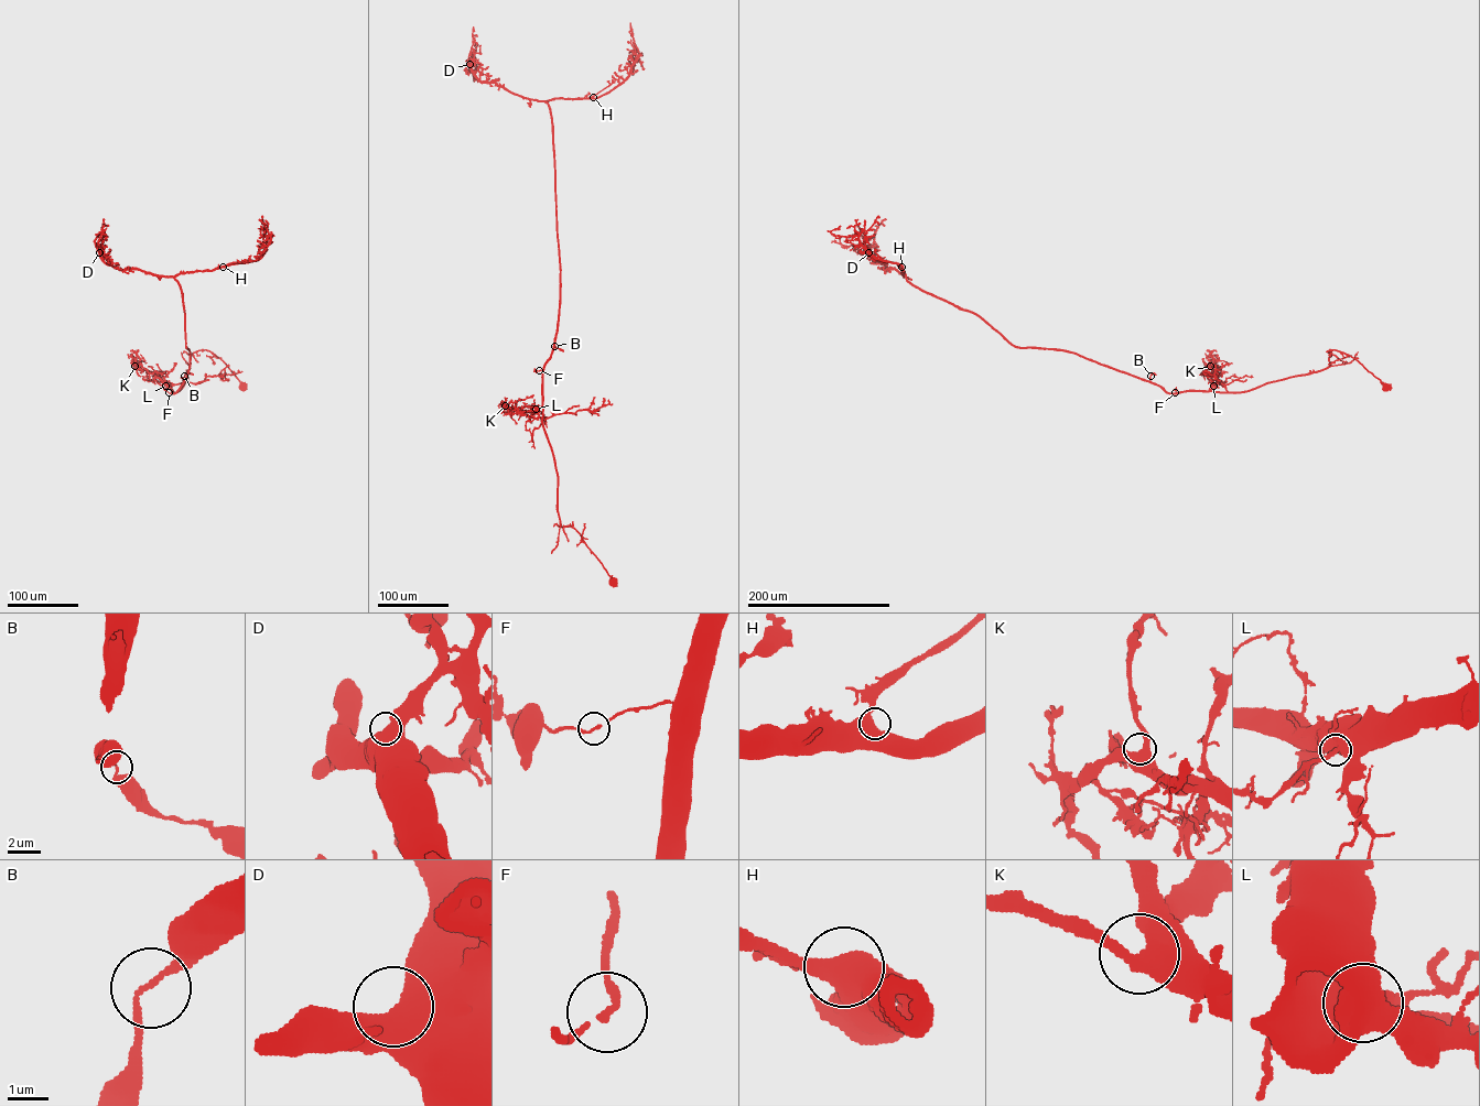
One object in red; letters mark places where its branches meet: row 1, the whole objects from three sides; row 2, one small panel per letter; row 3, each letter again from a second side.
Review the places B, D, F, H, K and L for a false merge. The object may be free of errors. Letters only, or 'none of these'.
none of these

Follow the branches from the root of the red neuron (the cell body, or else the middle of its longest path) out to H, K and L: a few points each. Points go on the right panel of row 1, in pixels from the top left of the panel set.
H: (1384, 388), (1331, 350), (1325, 368), (1249, 390), (1167, 392), (1075, 354), (1015, 347), (913, 285), (901, 267)
K: (1384, 388), (1354, 358), (1335, 350), (1325, 368), (1241, 392), (1213, 391), (1210, 366)
L: (1384, 388), (1354, 358), (1335, 350), (1331, 350), (1330, 365), (1315, 372), (1241, 392), (1213, 391), (1213, 386)

